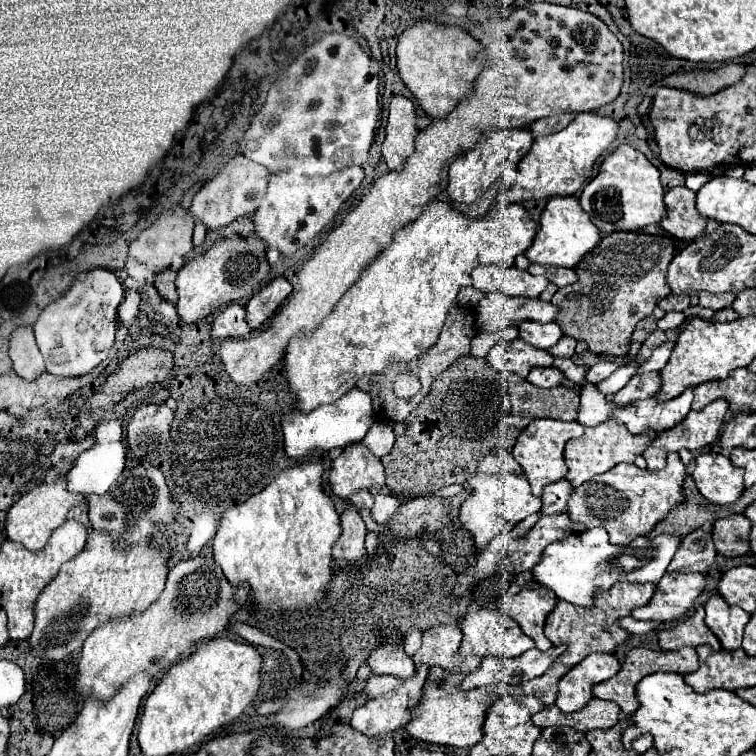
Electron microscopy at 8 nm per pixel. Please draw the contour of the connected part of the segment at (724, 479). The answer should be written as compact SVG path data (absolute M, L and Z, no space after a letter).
M721 453L699 455L695 459L695 469L691 475L699 493L717 505L731 505L745 491L743 469L735 467Z

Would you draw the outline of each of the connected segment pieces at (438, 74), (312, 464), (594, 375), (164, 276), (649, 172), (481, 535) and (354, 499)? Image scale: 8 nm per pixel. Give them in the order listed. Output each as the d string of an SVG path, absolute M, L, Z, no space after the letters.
M419 21L405 29L397 43L397 73L419 101L423 111L435 119L445 117L461 99L465 99L483 65L483 47L465 29L441 25L435 21Z
M313 459L283 469L263 491L255 493L245 503L227 509L213 539L213 559L231 585L243 581L251 585L253 601L259 603L263 611L303 609L323 599L323 591L331 581L331 547L339 535L339 515L331 497L323 491L323 465Z
M603 359L603 361L599 361L597 365L593 365L593 367L589 369L589 373L587 373L587 381L591 381L591 383L601 383L601 381L607 379L617 367L619 367L619 365L617 365L615 361Z
M165 269L155 275L155 289L159 291L161 297L165 297L171 303L177 303L177 291L175 291L175 279L177 273L171 269Z
M621 145L611 155L607 155L599 167L597 177L585 185L579 201L601 233L641 231L647 225L661 221L663 195L665 189L661 185L657 167L651 165L651 161L641 151L629 145Z
M475 473L465 485L465 499L459 507L459 521L461 525L473 535L475 547L483 549L489 545L491 539L495 539L499 533L513 529L519 521L523 521L531 513L541 511L541 499L531 493L529 481L523 473L507 473L507 475L485 475Z
M359 489L357 493L353 493L353 495L349 497L349 501L351 501L357 509L361 509L361 507L371 509L371 505L373 505L373 497L371 497L371 493L369 493L367 489Z

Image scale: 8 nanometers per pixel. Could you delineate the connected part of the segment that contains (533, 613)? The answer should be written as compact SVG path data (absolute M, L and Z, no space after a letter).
M523 589L511 597L505 597L499 605L499 611L515 619L519 627L535 641L537 649L547 651L553 647L553 643L545 637L543 625L545 617L555 607L555 601L557 597L551 589Z

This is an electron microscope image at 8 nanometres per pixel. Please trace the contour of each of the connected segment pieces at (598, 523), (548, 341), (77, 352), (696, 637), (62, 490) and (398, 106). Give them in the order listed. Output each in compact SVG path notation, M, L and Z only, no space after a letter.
M667 453L667 465L661 471L639 469L635 463L615 465L611 471L573 489L569 497L569 515L585 527L605 527L611 543L627 545L639 533L649 533L669 509L683 501L681 483L685 473L687 469L677 453Z
M523 321L519 325L519 337L527 341L529 345L535 345L539 349L553 347L561 337L563 331L557 323L537 323L537 321Z
M93 269L85 281L75 281L65 295L41 311L33 329L49 373L59 377L85 375L107 357L115 339L117 307L123 295L123 285L113 271Z
M701 605L685 621L677 621L671 629L659 631L659 645L661 649L667 651L681 647L699 647L699 645L711 645L715 651L723 649L721 641L705 625L705 611Z
M59 481L55 485L47 485L41 483L35 489L21 493L21 497L17 499L15 505L11 505L9 513L7 513L7 535L11 541L21 543L23 547L27 547L29 551L41 551L45 547L45 543L49 541L51 533L65 523L67 513L73 505L81 505L81 495L77 493L69 493L67 491L67 483Z
M395 95L389 105L385 141L381 145L383 159L391 171L401 171L405 159L415 151L415 107L411 99Z

